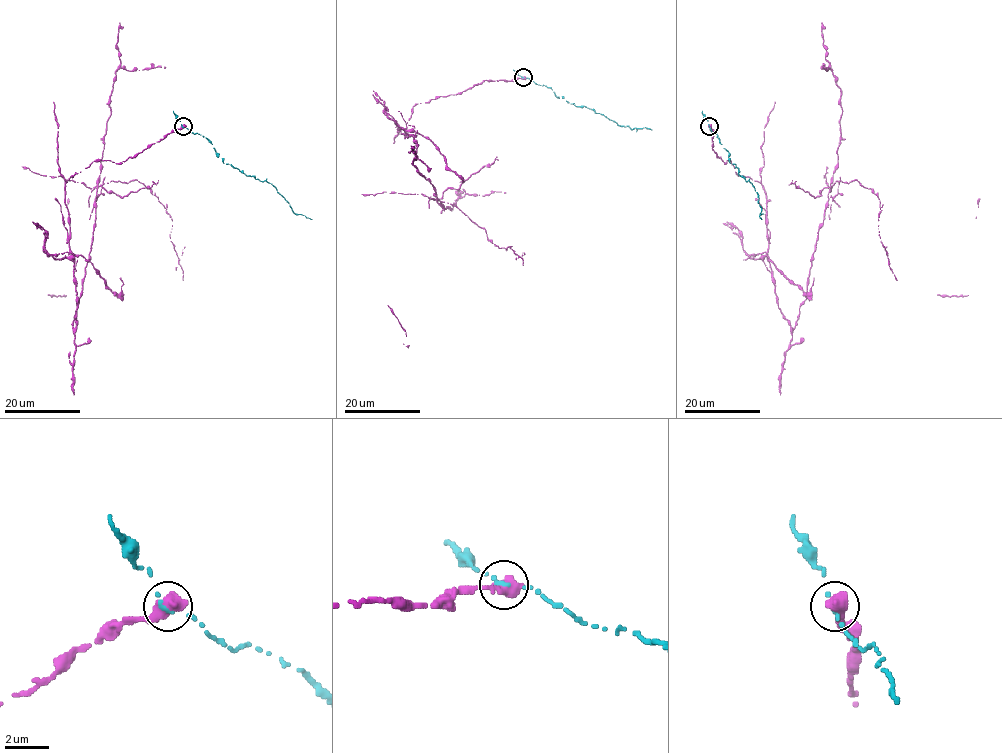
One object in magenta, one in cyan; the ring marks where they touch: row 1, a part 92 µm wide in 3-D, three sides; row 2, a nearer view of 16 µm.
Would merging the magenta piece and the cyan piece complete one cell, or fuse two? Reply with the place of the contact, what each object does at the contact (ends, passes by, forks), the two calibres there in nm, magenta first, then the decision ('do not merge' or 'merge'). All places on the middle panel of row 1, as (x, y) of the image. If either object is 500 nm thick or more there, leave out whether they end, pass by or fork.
at (523, 77); 650 nm thick on the magenta side, 200 nm on the other; do not merge

